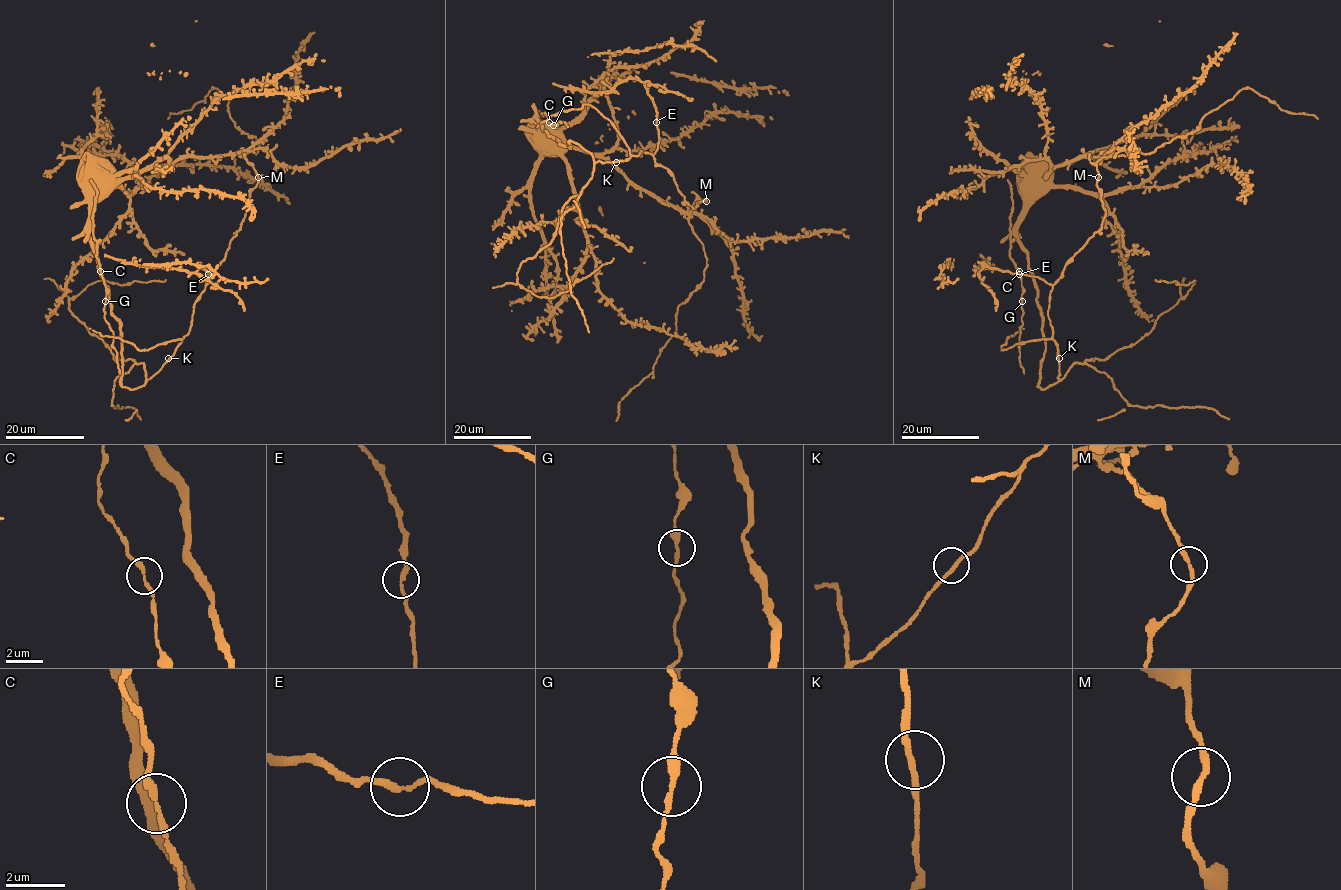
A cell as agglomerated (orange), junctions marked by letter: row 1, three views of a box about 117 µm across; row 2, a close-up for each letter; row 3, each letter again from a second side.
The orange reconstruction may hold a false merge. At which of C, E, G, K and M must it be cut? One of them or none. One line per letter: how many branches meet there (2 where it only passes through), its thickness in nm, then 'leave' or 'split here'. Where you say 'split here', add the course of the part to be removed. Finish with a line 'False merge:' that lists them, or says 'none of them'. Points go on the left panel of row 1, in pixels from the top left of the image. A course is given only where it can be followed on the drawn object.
C: branches 2; calibre 200 nm; leave
E: branches 2; calibre 190 nm; leave
G: branches 2; calibre 240 nm; leave
K: branches 2; calibre 190 nm; leave
M: branches 2; calibre 200 nm; leave
False merge: none of them

